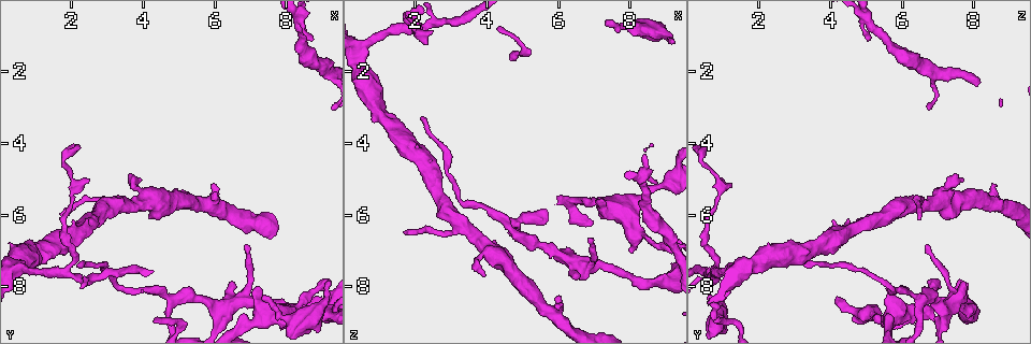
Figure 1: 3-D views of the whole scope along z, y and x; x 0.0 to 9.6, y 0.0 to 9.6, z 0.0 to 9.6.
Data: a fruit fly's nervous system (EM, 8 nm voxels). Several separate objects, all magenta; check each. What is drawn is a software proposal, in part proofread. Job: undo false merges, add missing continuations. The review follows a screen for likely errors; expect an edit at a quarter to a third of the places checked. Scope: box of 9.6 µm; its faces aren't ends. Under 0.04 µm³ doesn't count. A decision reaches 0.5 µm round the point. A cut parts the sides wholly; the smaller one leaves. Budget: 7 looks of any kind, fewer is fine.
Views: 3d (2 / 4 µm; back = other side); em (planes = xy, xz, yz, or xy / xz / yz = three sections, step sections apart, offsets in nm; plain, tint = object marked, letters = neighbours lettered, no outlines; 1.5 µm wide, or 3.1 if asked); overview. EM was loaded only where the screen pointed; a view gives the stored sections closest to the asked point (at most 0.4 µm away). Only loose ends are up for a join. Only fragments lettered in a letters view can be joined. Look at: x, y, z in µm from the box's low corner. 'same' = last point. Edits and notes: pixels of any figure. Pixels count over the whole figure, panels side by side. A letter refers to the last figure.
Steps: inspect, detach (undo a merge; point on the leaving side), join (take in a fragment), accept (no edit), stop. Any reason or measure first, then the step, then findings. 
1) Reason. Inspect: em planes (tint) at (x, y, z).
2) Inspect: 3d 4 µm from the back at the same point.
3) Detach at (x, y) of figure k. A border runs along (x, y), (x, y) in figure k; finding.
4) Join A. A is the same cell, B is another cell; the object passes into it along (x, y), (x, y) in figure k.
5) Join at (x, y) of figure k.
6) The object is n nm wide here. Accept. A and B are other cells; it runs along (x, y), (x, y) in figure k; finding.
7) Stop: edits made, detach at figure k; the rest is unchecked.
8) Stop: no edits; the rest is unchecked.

Thin end. Inspect: em xy step 4 (letters) at (1.65, 6.15, 6.45).

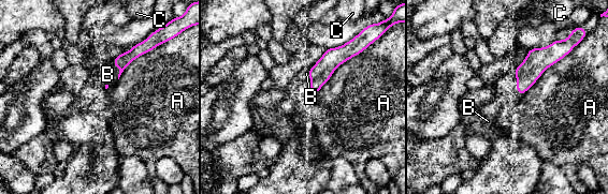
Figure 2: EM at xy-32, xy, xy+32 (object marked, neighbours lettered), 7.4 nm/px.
The longest contact is with A, 480 nm. Accept. A, B and C are other cells; none of them fits.

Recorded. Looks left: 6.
Side arm on a straight run. Inspect: em planes (letters) at (1.85, 7.50, 0.80).

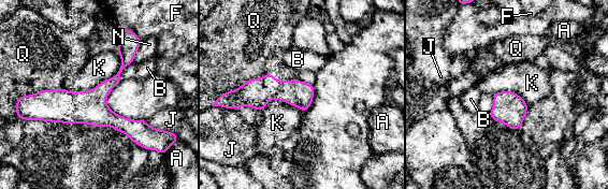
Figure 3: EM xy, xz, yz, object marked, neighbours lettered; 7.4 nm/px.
The object is 200 nm wide here; the longest contact is with K, 420 nm. Accept. A, B, F, J, K, N and Q are other cells; continuous, no second neuron.

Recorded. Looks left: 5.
Inspect: em xz step 8 (tint) at (9.10, 2.00, 6.90).

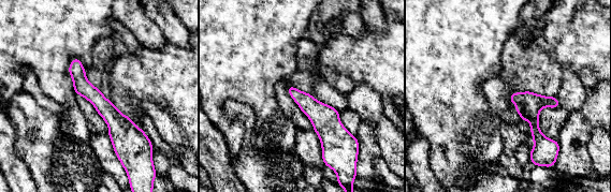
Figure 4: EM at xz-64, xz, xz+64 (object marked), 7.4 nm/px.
Another direction. Inspect: em planes (letters) at the same point.

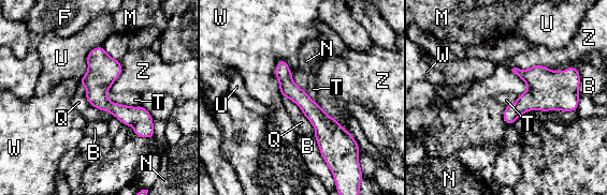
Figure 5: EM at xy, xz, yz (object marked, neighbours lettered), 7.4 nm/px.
The longest contact is with Q, 360 nm. Accept. B, F, M, N, Q, T, U, W and Z are other cells; it runs along (283, 62), (331, 160) in figure 5; all the same neuron.

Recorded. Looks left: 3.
Stop: no edits; the rest is unchecked.

